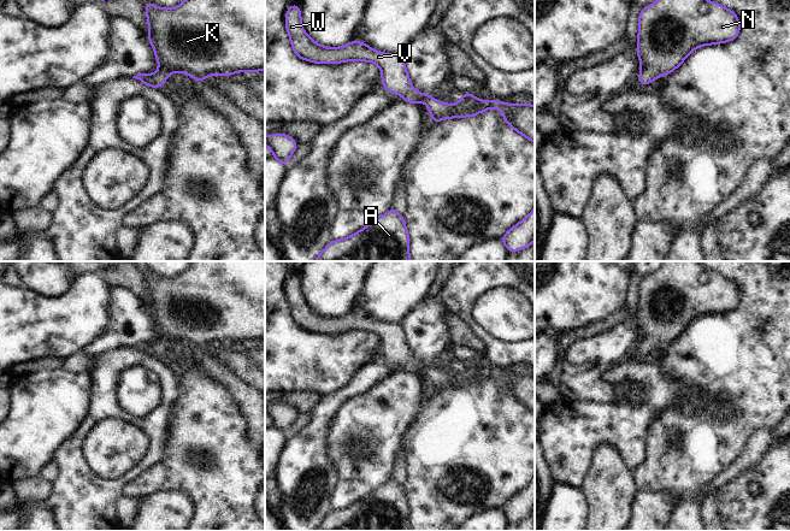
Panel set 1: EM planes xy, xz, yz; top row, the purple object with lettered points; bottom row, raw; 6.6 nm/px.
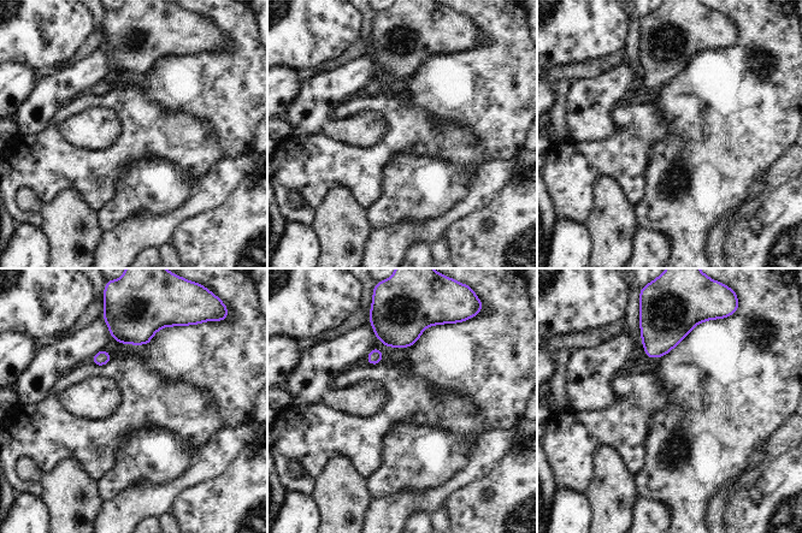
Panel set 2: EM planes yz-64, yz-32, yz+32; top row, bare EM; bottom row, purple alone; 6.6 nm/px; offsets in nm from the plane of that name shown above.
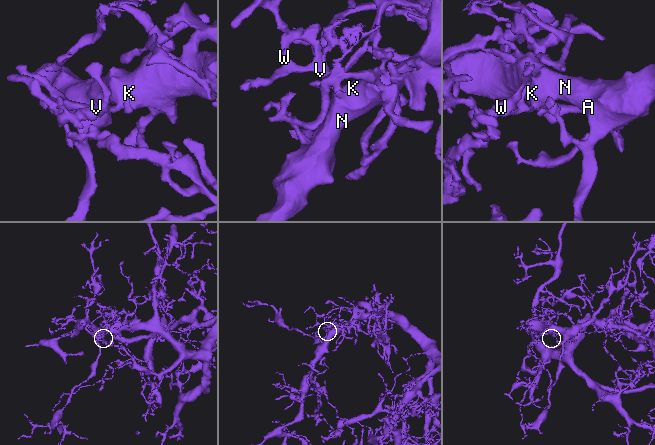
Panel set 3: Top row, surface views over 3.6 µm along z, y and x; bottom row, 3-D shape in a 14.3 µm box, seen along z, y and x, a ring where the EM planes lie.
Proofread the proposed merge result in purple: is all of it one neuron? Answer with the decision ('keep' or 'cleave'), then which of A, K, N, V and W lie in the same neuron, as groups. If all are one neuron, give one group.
keep; A K N V W

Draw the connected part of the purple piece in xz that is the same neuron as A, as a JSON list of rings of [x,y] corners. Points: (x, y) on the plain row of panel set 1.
[[[390,478],[384,485],[344,509],[331,511],[313,531],[411,531],[403,485]]]

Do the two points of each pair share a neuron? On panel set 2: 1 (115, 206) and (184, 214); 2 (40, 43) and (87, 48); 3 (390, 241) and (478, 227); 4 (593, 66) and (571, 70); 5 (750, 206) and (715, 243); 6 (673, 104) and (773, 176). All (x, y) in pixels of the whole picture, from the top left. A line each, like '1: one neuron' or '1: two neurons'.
1: two neurons
2: two neurons
3: two neurons
4: one neuron
5: one neuron
6: two neurons

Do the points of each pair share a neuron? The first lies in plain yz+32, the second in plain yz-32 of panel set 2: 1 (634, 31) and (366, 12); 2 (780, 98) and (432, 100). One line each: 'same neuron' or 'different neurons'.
1: same neuron
2: same neuron

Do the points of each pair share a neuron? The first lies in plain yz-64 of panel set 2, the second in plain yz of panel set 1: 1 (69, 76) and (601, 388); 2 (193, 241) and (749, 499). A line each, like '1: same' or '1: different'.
1: same
2: same

